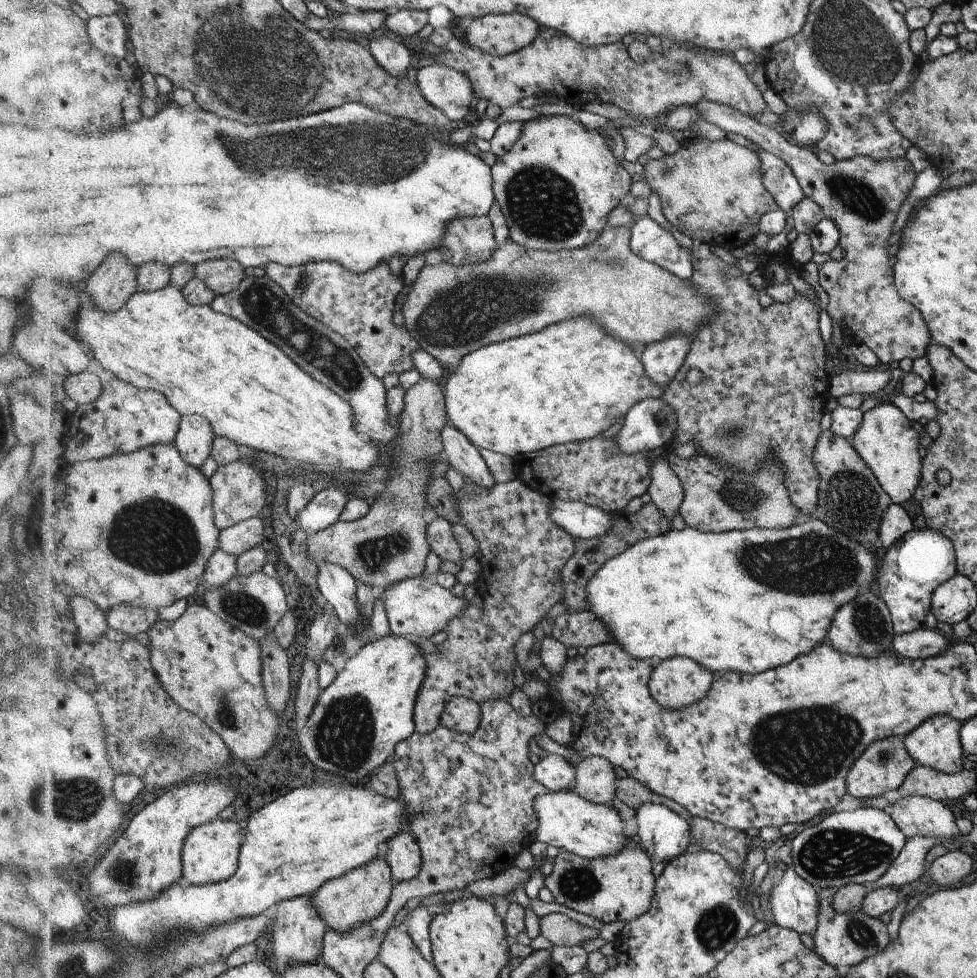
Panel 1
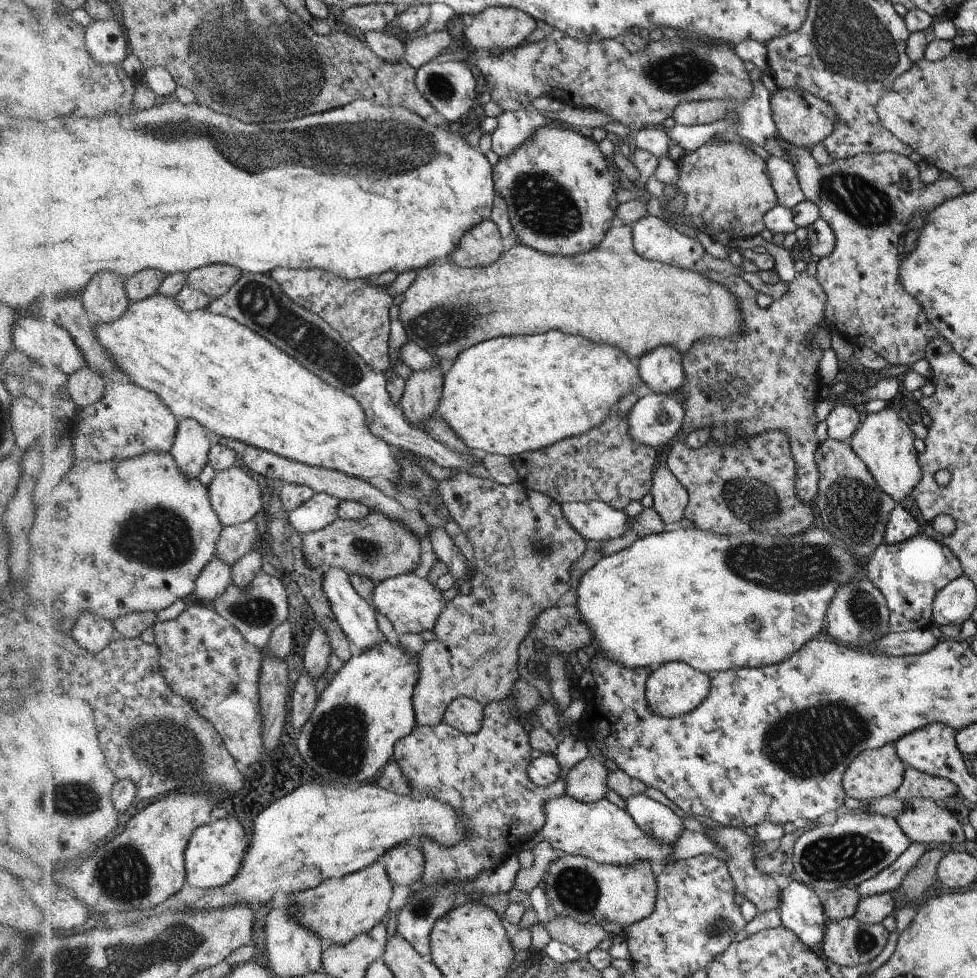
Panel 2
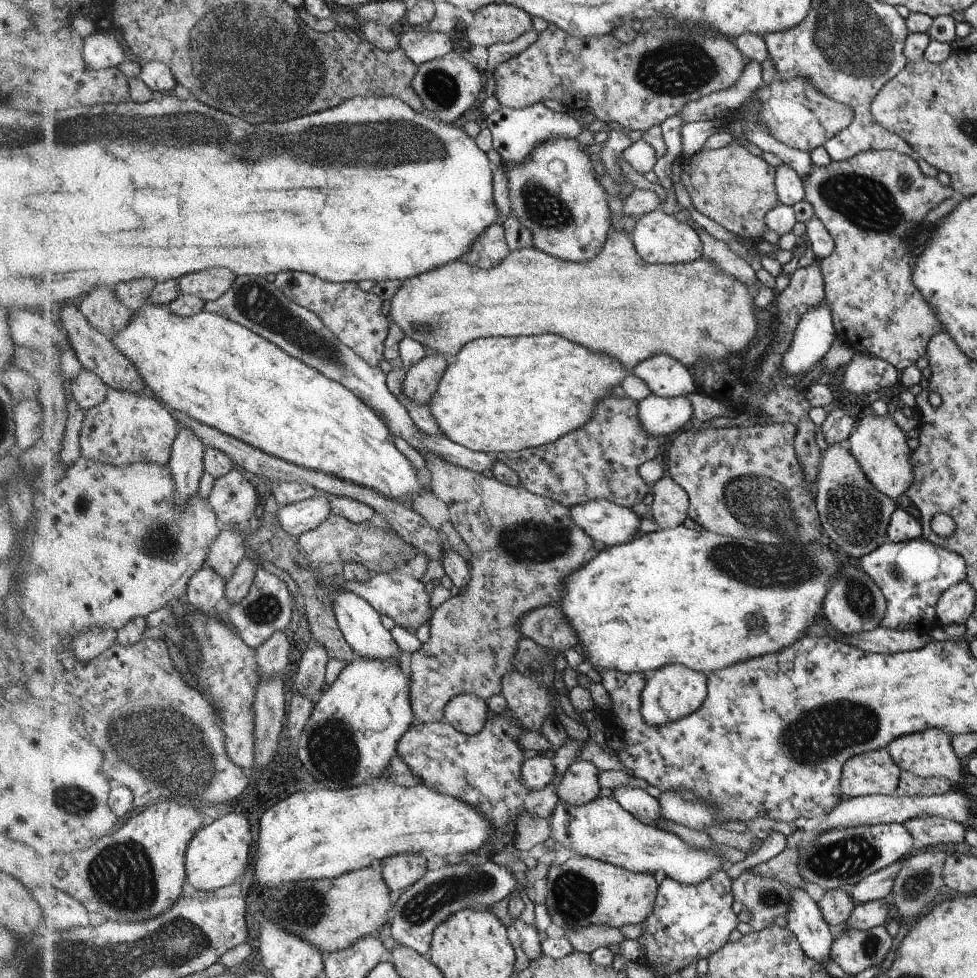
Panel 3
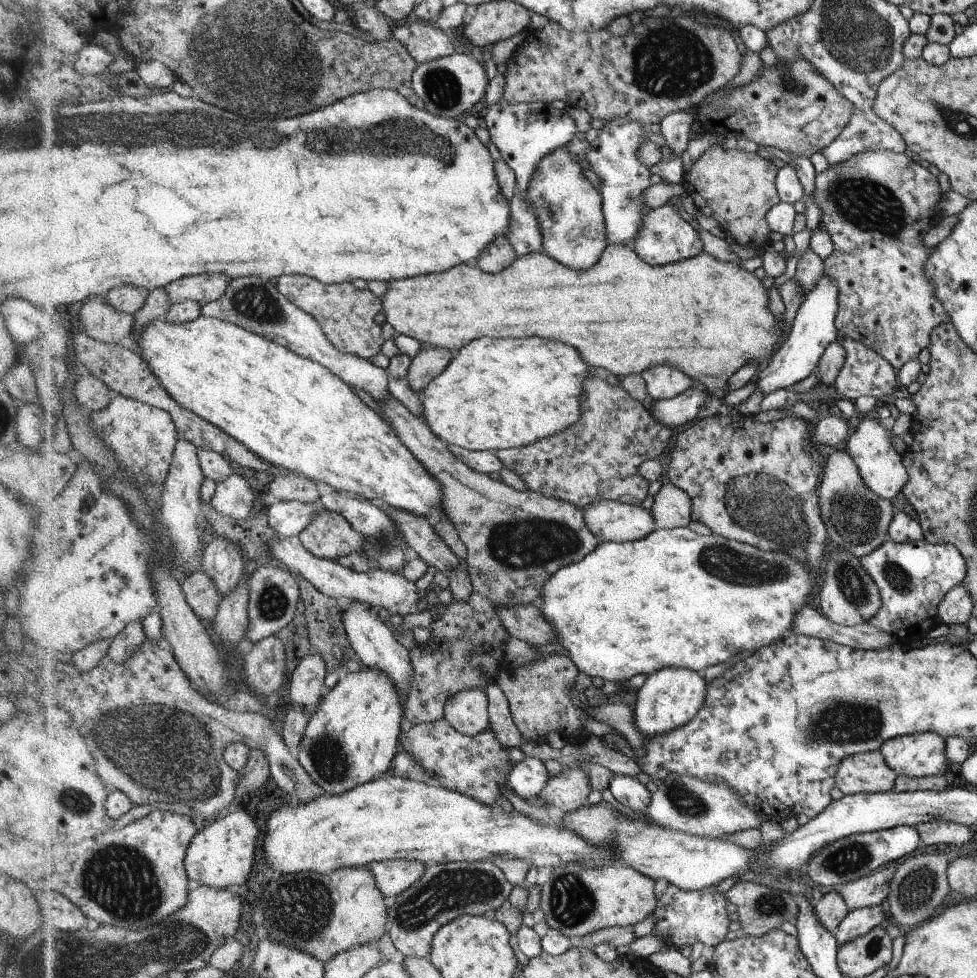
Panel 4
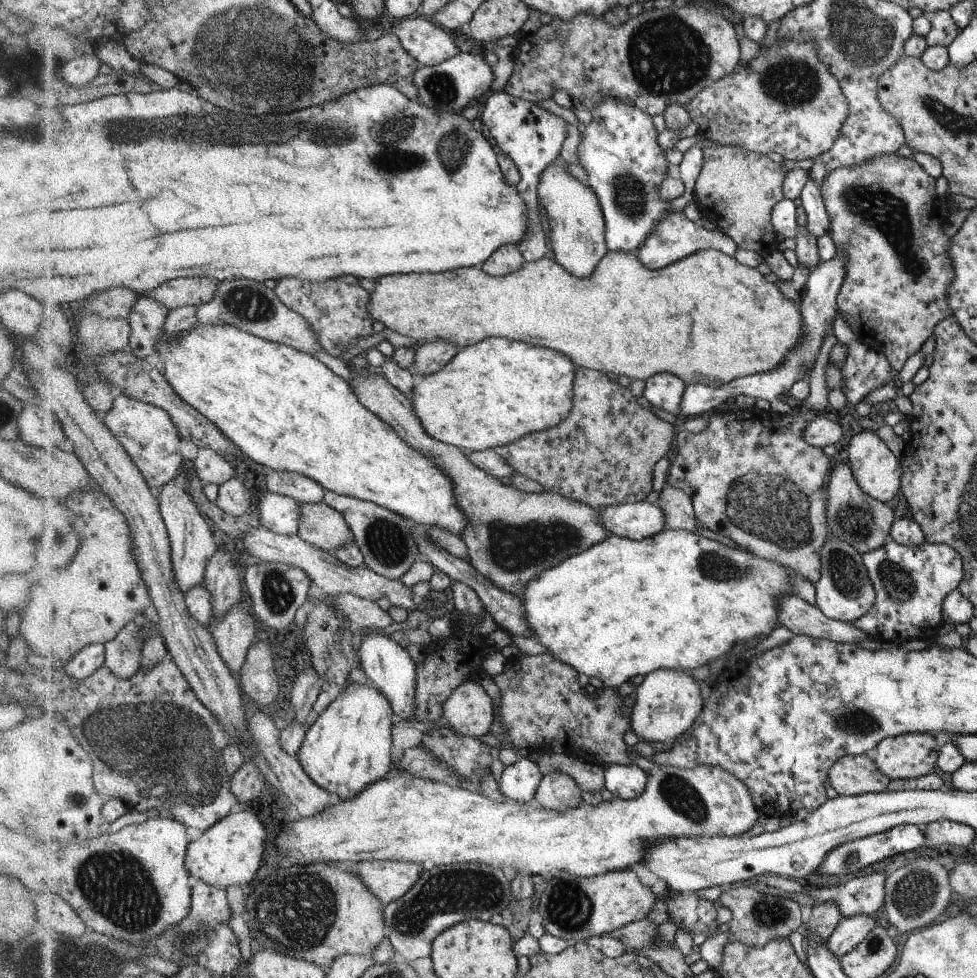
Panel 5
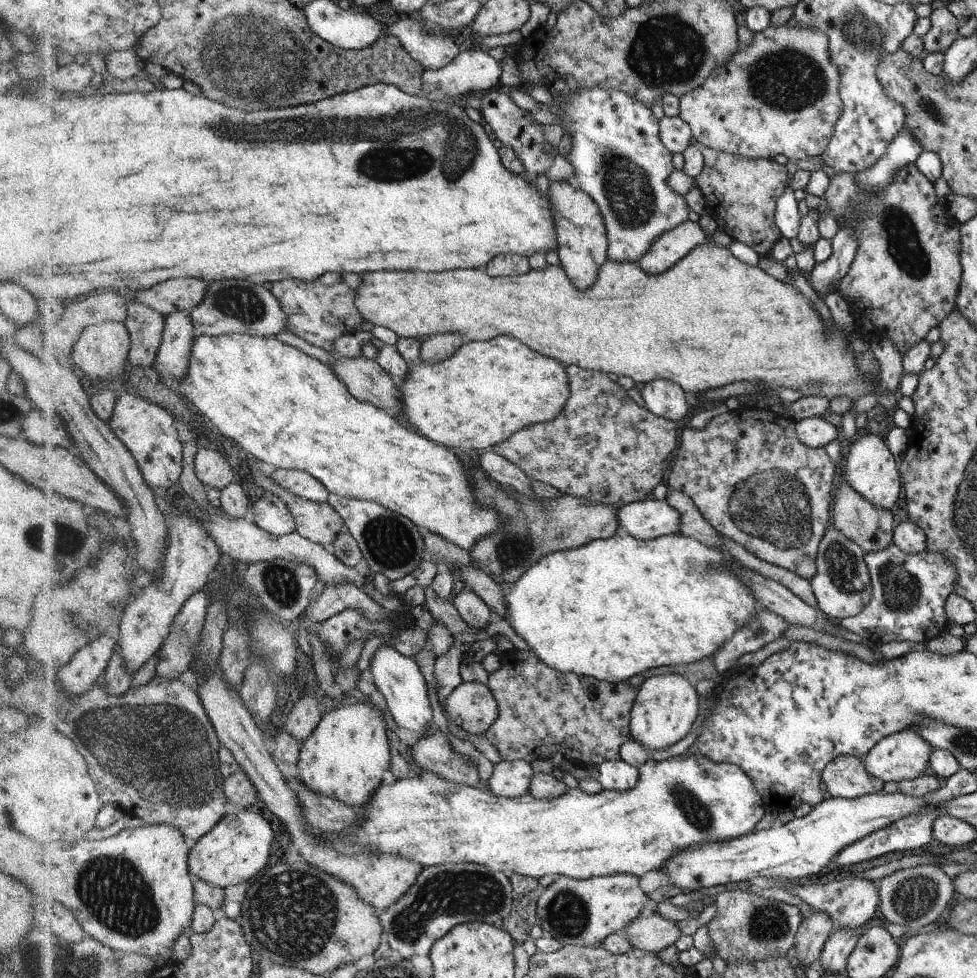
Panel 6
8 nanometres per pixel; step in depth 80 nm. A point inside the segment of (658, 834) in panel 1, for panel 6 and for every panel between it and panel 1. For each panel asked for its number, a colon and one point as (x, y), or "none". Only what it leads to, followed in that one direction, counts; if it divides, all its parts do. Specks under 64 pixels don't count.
2: (659, 821)
3: (647, 809)
4: (629, 791)
5: (626, 782)
6: (613, 775)

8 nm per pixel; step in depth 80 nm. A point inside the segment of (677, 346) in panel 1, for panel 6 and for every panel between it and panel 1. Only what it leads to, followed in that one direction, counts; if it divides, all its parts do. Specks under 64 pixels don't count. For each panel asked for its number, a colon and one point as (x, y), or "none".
2: (662, 370)
3: (664, 376)
4: (666, 381)
5: (663, 390)
6: (665, 398)

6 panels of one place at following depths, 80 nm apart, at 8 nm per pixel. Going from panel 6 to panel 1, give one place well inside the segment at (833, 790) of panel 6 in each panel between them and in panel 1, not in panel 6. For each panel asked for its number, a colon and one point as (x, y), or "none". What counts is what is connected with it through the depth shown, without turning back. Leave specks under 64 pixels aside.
1: (885, 765)
2: (874, 773)
3: (873, 773)
4: (868, 772)
5: (852, 775)

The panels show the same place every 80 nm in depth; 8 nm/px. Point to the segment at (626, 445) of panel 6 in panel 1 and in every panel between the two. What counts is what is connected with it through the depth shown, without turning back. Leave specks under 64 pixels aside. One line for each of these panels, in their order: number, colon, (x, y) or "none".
1: (595, 472)
2: (606, 464)
3: (600, 461)
4: (597, 459)
5: (603, 454)

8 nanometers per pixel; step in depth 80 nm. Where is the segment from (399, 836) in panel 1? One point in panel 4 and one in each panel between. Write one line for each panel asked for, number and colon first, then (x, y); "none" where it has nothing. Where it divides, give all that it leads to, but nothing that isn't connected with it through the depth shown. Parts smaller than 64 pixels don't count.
2: (405, 863)
3: (400, 871)
4: (393, 876)

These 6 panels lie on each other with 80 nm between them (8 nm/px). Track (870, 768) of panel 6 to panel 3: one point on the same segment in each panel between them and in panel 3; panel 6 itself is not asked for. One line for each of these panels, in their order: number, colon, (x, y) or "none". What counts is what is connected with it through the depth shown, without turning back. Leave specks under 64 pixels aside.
3: (928, 754)
4: (922, 754)
5: (911, 755)

